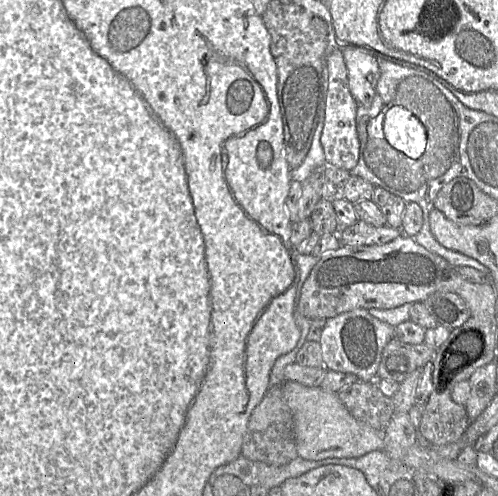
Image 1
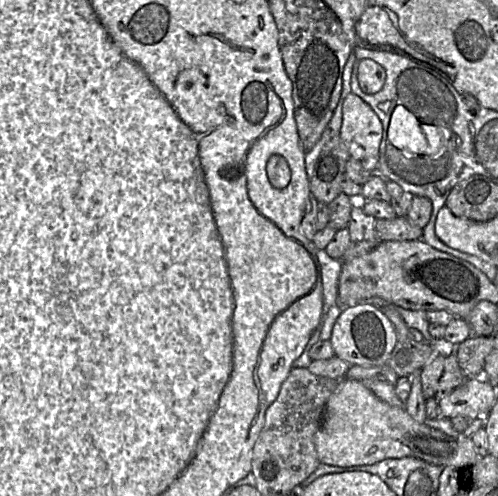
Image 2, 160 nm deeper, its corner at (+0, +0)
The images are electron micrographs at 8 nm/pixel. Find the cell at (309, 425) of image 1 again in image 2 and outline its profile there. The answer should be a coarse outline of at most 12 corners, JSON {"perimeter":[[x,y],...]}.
{"perimeter":[[339,380],[314,444],[339,467],[415,457],[442,467],[482,458]]}

